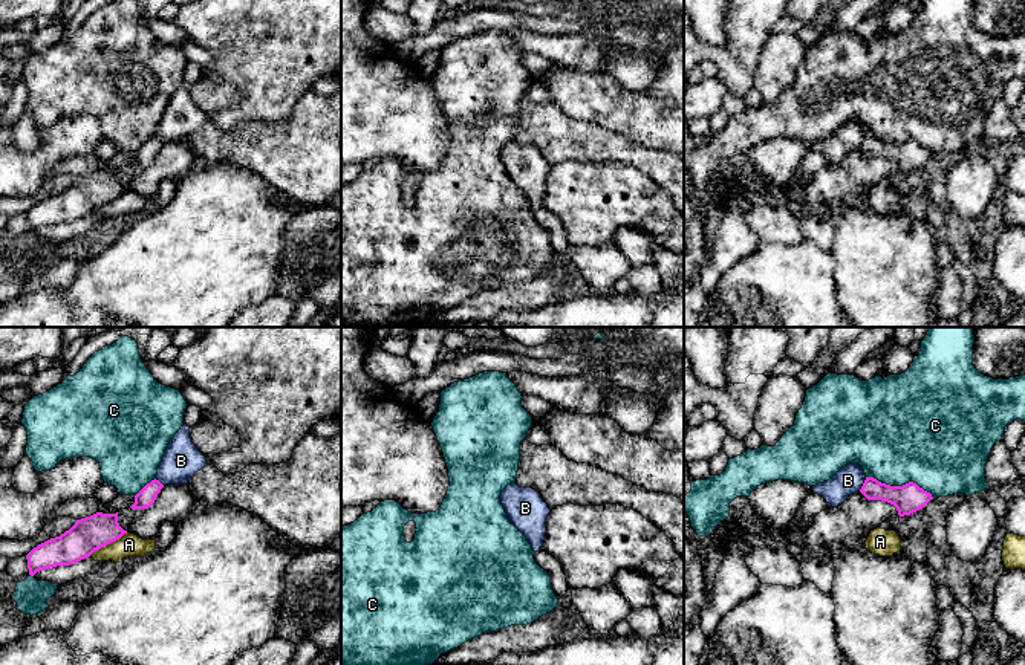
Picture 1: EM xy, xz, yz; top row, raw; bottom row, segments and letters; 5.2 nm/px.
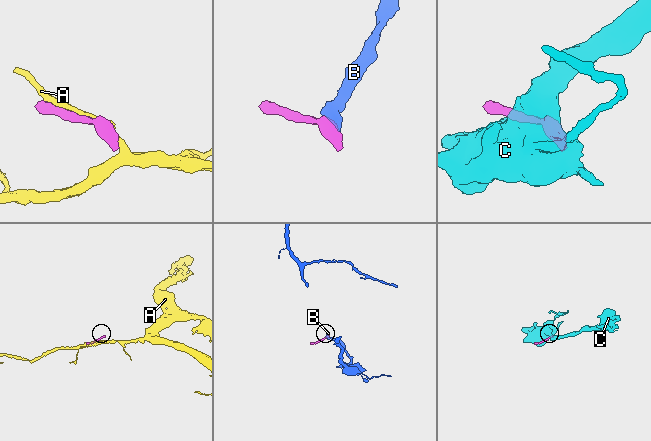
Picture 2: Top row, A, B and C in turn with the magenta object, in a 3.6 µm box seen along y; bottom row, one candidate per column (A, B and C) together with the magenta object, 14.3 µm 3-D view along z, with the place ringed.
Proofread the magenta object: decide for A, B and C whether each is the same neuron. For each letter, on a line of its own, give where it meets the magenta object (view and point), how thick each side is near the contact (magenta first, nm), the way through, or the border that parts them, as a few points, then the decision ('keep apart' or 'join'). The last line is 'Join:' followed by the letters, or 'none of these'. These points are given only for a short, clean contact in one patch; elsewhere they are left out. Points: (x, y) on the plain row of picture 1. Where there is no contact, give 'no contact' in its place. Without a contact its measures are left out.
A: contact xy (107, 201); calibres 180 and 120 nm; keep apart
B: contact yz (863, 141); calibres 160 and 150 nm; way yz (907, 156), (872, 147), (863, 141), (848, 138); join
C: contact yz (900, 144); calibres 160 and 460 nm; keep apart
Join: B

